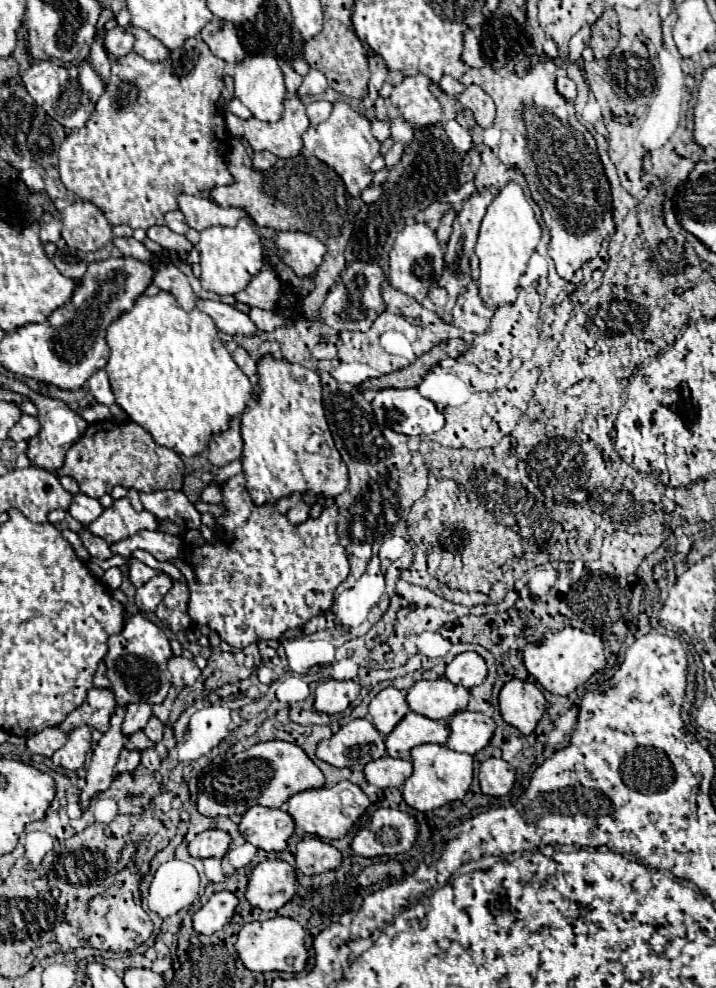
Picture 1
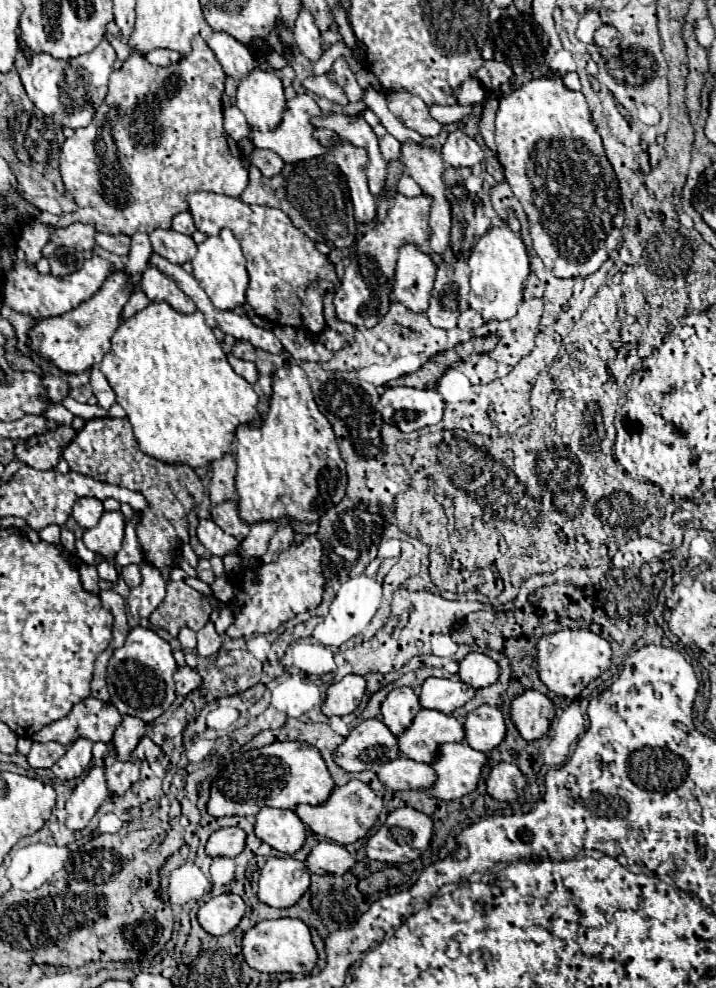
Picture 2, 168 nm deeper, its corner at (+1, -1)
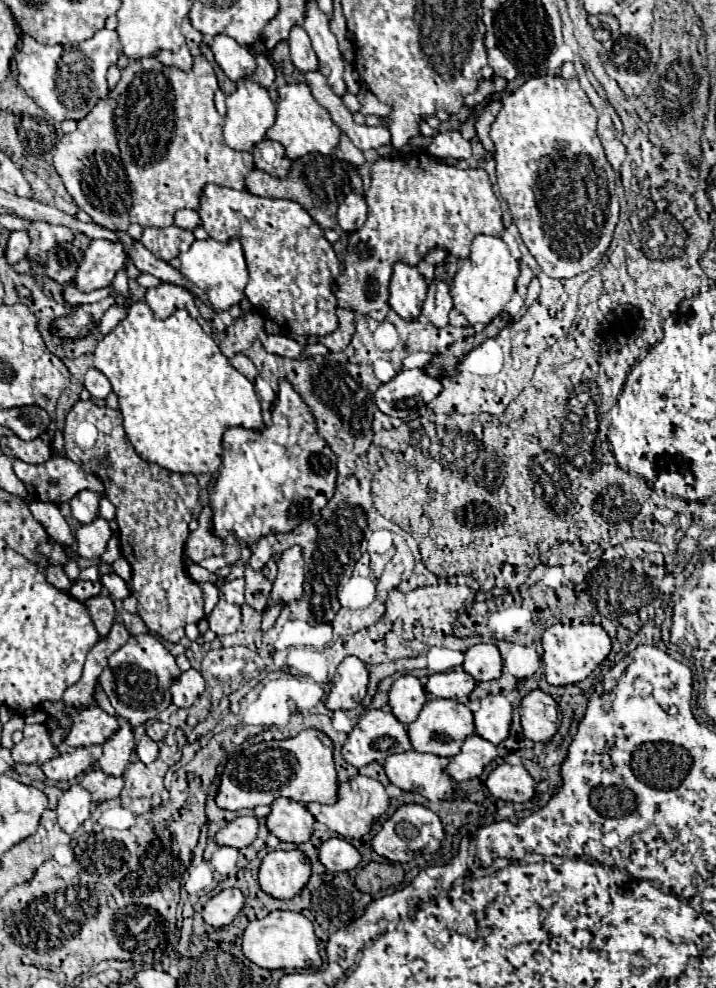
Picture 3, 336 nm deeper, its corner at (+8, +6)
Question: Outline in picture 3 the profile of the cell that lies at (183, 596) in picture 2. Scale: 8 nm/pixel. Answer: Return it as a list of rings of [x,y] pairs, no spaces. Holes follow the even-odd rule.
[[[94,399],[78,401],[66,415],[64,427],[64,453],[74,463],[82,461],[82,469],[94,473],[104,483],[104,497],[116,507],[118,535],[122,557],[132,567],[132,579],[128,583],[130,591],[138,599],[138,615],[146,627],[170,643],[178,643],[184,637],[186,623],[198,623],[204,617],[204,597],[200,585],[190,579],[184,565],[184,545],[188,539],[188,523],[192,519],[192,509],[188,505],[198,503],[198,481],[194,475],[170,473],[168,469],[140,459],[132,443],[124,435],[122,413],[110,407],[98,407]]]

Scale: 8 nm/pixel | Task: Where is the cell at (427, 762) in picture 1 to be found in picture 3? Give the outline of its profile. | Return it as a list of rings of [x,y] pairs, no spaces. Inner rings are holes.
[[[472,735],[464,741],[460,755],[450,759],[448,773],[458,783],[466,781],[466,779],[480,777],[484,767],[488,763],[492,763],[496,757],[498,757],[498,749],[496,749],[494,743],[488,743],[480,735]]]

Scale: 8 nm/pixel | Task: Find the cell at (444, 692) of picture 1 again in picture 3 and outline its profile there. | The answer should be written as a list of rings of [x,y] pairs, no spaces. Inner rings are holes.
[[[456,667],[446,673],[434,673],[428,677],[426,691],[434,697],[442,699],[462,699],[476,687],[472,675],[468,675],[462,667]]]

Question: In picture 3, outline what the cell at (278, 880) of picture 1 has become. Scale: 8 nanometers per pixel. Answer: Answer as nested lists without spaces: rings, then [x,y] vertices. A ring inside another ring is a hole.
[[[272,851],[260,865],[260,887],[276,899],[292,899],[302,891],[310,875],[312,865],[302,851]]]

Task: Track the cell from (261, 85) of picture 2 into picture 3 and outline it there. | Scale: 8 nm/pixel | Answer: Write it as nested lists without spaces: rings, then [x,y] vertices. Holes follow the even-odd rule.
[[[244,79],[238,83],[238,89],[226,97],[226,117],[224,117],[224,141],[230,149],[252,151],[256,143],[266,139],[266,131],[272,127],[276,117],[276,107],[268,97],[268,91],[258,83]]]

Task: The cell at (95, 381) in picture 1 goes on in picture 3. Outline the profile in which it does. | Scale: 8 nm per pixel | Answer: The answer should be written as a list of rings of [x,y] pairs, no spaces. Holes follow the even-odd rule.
[[[94,367],[88,369],[88,373],[86,373],[86,377],[84,377],[84,387],[90,391],[90,395],[92,395],[94,399],[106,399],[108,393],[112,391],[108,377],[106,377],[102,371],[94,369]]]

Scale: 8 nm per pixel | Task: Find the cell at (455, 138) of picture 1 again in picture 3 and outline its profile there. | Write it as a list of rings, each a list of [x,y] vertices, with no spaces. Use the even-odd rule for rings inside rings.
[[[446,131],[432,137],[428,153],[438,159],[470,159],[472,147],[470,141],[460,135],[460,131]]]

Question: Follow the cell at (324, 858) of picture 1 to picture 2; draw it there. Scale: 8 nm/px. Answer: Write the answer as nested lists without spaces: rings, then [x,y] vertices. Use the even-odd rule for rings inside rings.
[[[327,840],[313,846],[313,850],[305,858],[305,866],[313,874],[343,876],[353,864],[355,858],[341,844],[327,842]]]

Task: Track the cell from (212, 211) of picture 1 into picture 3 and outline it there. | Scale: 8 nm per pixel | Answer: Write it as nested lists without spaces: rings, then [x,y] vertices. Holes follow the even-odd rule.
[[[206,185],[200,199],[202,227],[216,241],[240,241],[250,281],[246,297],[264,317],[284,317],[290,333],[296,335],[330,335],[338,327],[334,285],[340,275],[340,261],[326,241],[324,231],[308,211],[286,199],[262,199],[248,191],[236,191],[220,185]]]

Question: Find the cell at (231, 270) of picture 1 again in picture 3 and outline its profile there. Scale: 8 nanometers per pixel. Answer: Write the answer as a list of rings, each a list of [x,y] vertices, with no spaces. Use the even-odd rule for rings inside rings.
[[[214,239],[194,241],[186,253],[178,255],[180,259],[180,273],[196,287],[200,287],[210,303],[214,313],[224,313],[232,305],[238,305],[246,295],[244,287],[248,285],[248,269],[242,253],[242,245],[238,241],[232,243],[218,243]]]

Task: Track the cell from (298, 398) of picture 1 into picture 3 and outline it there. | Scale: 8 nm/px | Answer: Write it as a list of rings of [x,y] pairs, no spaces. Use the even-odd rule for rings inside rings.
[[[286,379],[280,381],[280,391],[272,407],[272,425],[264,427],[262,431],[230,427],[224,433],[222,447],[222,469],[218,473],[210,497],[212,533],[220,539],[234,535],[238,543],[254,549],[258,539],[266,537],[268,533],[290,533],[302,521],[316,515],[334,495],[336,455],[332,453],[328,443],[318,435],[308,405],[300,399],[300,395],[292,389],[292,385]]]

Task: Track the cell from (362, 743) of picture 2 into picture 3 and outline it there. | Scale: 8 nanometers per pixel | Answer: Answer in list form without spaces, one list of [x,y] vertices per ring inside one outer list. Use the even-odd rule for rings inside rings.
[[[372,709],[368,711],[364,717],[360,717],[360,721],[354,725],[354,731],[348,735],[346,745],[342,747],[342,755],[344,759],[354,765],[354,767],[364,767],[372,761],[382,763],[384,759],[388,759],[394,753],[404,753],[410,751],[412,743],[408,737],[406,727],[394,717],[394,713],[390,709]]]

